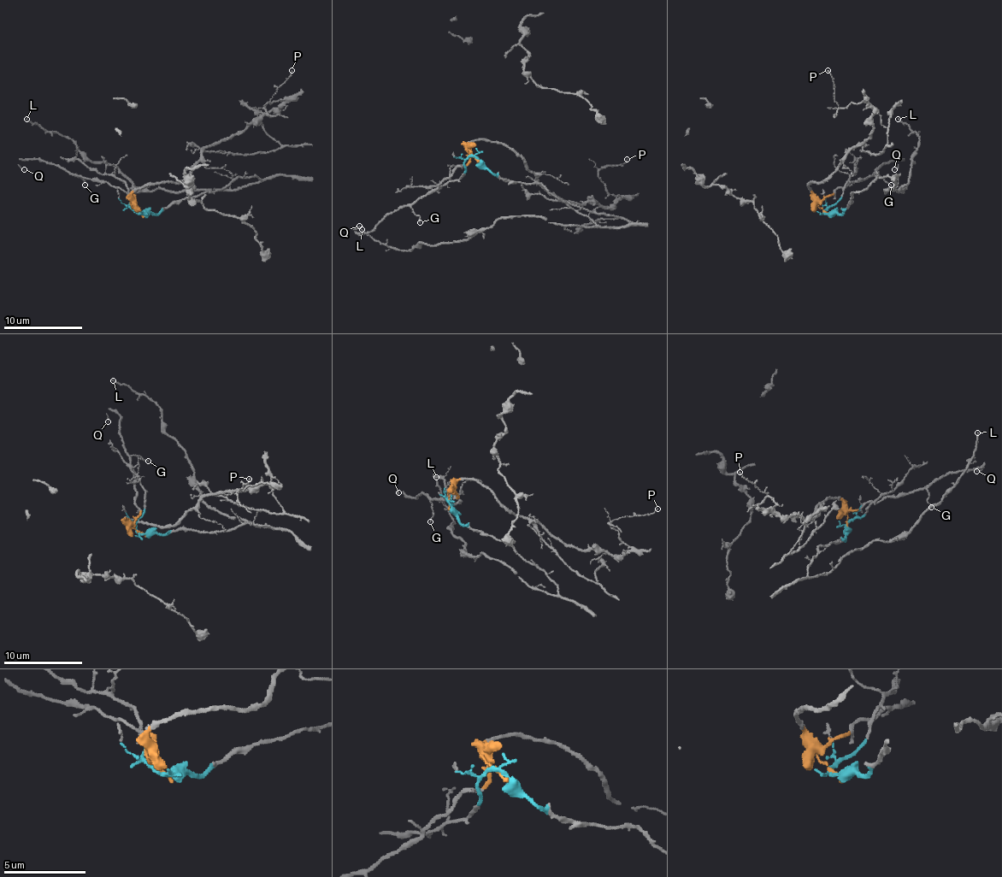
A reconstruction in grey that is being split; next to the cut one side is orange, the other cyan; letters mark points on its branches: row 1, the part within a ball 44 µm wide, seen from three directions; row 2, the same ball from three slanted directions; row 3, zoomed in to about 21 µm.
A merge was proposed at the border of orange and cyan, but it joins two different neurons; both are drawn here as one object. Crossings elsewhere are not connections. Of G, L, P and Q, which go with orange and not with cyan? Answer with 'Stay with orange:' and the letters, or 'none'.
Stay with orange: G, P, Q

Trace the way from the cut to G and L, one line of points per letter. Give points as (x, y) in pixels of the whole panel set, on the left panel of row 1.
G: (140, 213), (134, 197), (119, 187), (77, 175), (85, 181), (85, 185)
L: (140, 213), (238, 178), (257, 181), (140, 191), (116, 167), (91, 161), (69, 138), (26, 119)

